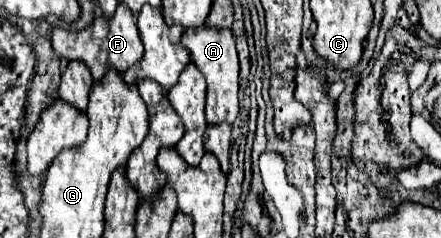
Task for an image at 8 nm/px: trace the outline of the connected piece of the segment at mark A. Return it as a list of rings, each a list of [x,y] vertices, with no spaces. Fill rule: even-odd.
[[[199,27],[199,31],[183,31],[181,37],[183,47],[189,49],[191,61],[199,67],[207,81],[207,107],[205,119],[209,125],[229,123],[233,125],[239,113],[239,59],[235,51],[235,41],[231,29],[227,31],[211,31],[211,27]]]

